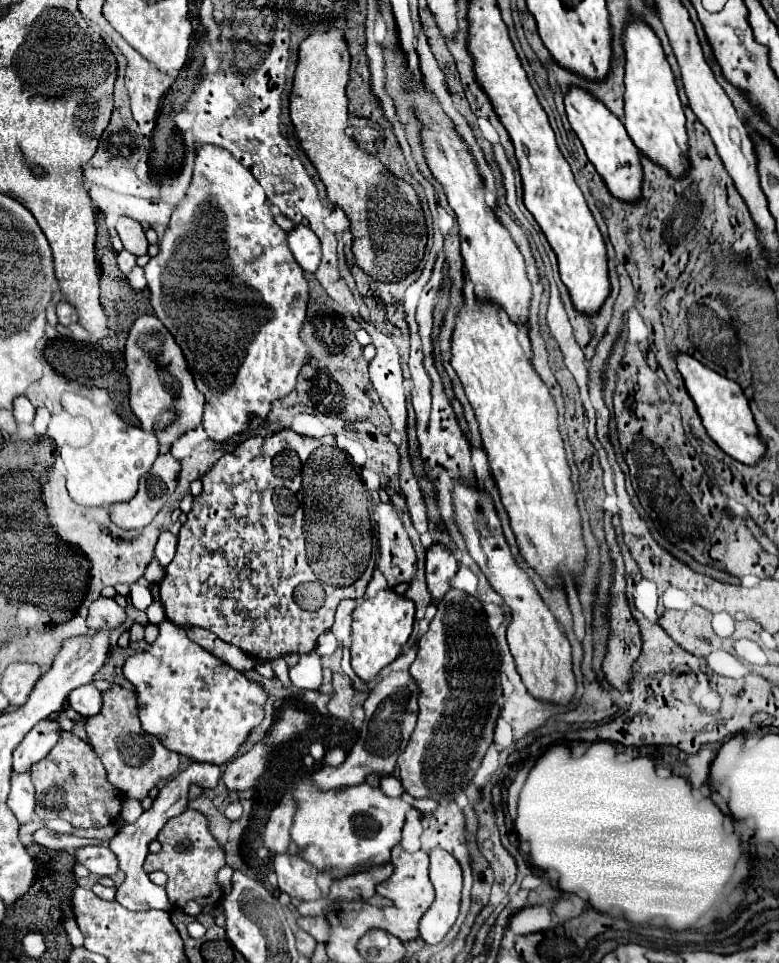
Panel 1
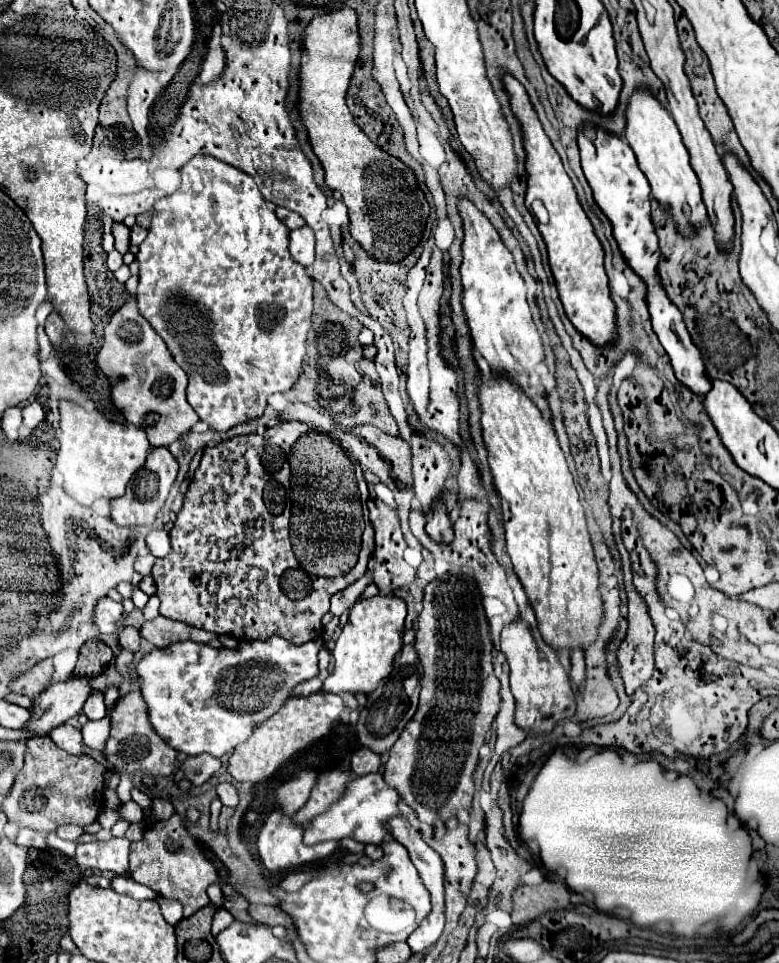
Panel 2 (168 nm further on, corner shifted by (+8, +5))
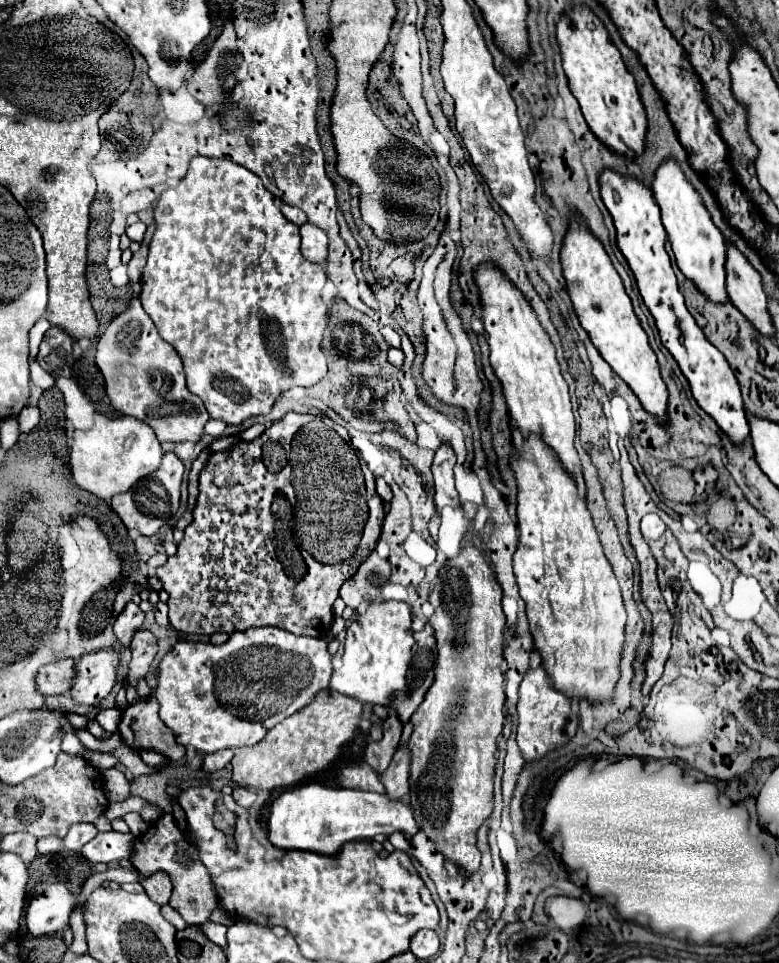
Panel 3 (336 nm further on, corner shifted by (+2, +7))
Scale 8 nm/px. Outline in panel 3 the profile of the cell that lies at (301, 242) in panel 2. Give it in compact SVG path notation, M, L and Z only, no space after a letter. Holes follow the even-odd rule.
M306 222L300 226L300 236L302 236L302 256L310 262L324 262L328 254L326 232Z

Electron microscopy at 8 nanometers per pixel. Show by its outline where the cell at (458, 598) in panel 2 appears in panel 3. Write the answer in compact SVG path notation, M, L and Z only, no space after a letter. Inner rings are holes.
M464 544L460 554L448 560L430 592L434 614L428 624L434 630L438 664L434 684L424 702L412 714L410 748L410 804L418 828L436 842L436 850L456 866L472 874L480 866L476 830L492 814L492 778L496 738L502 734L504 676L500 672L504 646L502 588L482 552Z

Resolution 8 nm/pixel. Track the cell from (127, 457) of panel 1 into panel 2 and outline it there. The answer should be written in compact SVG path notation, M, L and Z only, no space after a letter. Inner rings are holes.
M62 404L58 442L60 450L56 468L64 476L66 492L82 506L90 506L96 498L122 496L126 484L144 466L146 456L150 454L150 444L144 430L132 424L110 422L98 410L86 412L76 404Z

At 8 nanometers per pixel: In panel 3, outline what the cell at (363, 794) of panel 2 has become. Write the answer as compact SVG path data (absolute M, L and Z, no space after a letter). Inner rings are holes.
M398 748L390 766L386 772L380 774L380 782L386 788L386 794L390 800L400 800L404 794L408 794L408 764L410 764L410 752L408 748Z

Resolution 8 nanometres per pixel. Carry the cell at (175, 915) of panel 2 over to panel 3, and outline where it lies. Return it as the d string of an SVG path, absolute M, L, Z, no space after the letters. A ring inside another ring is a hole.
M169 904L162 906L161 912L164 919L170 922L177 931L184 930L188 927L188 924L184 921L180 913L174 910Z

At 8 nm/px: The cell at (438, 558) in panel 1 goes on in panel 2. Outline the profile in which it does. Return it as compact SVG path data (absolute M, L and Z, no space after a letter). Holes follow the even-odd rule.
M434 500L430 506L430 520L426 522L426 532L438 540L438 542L450 542L452 540L452 522L448 516L448 508L442 504L442 500Z

